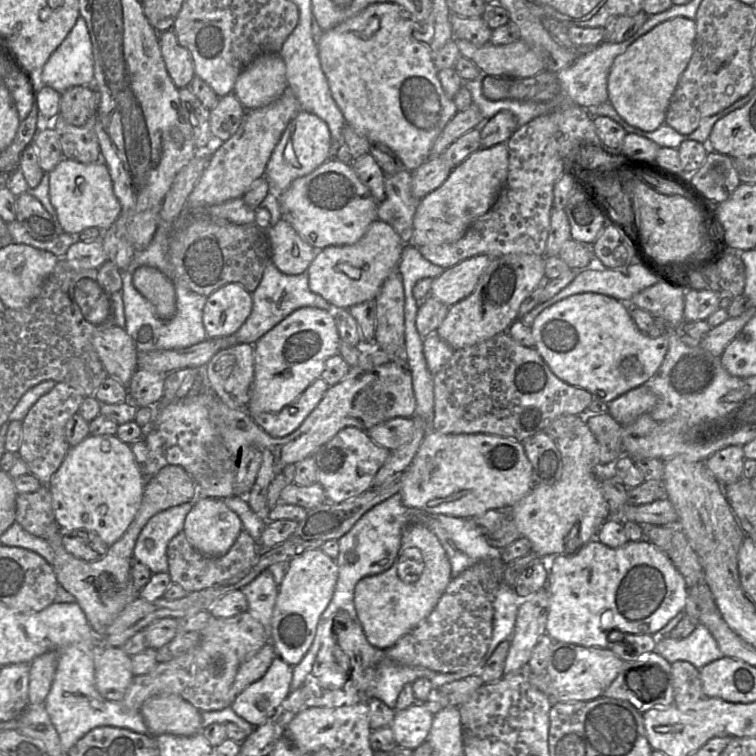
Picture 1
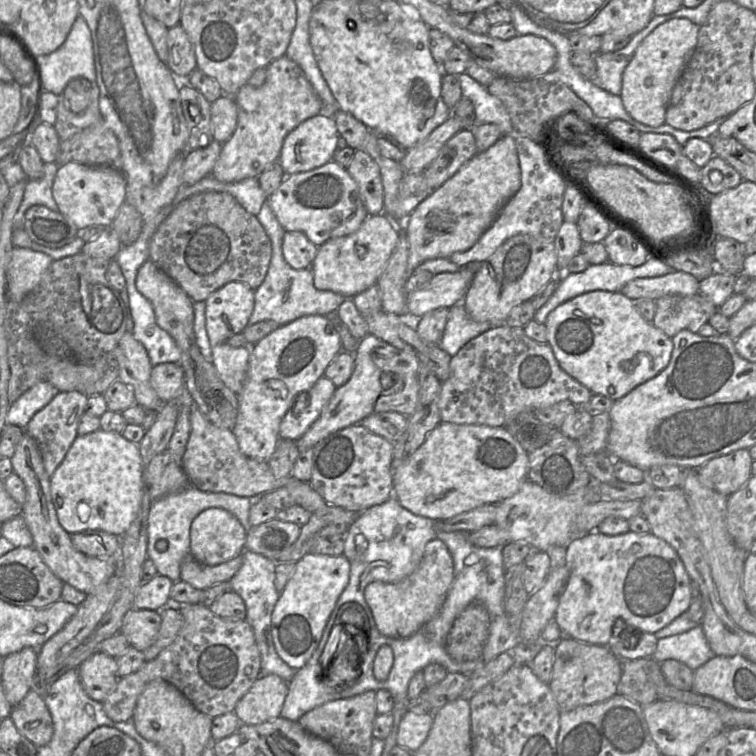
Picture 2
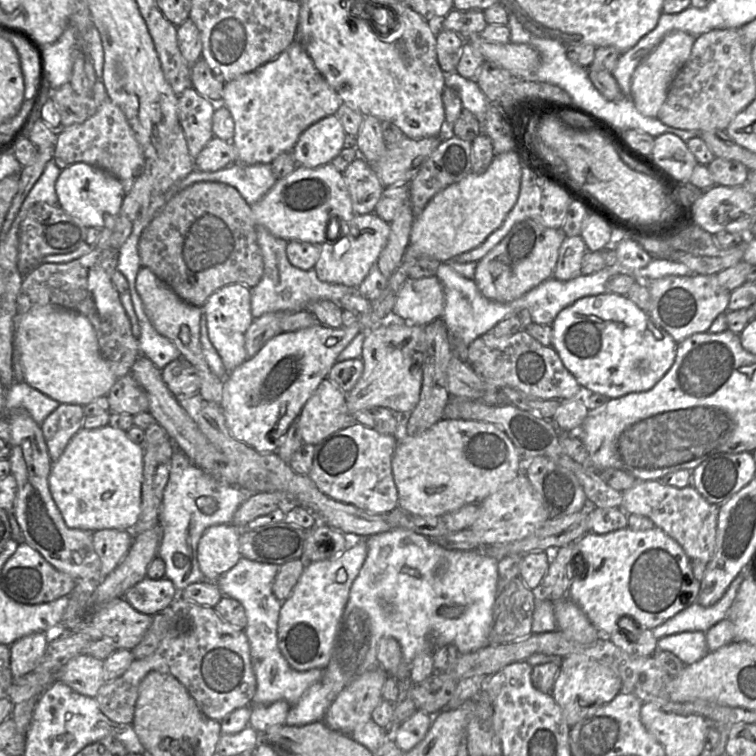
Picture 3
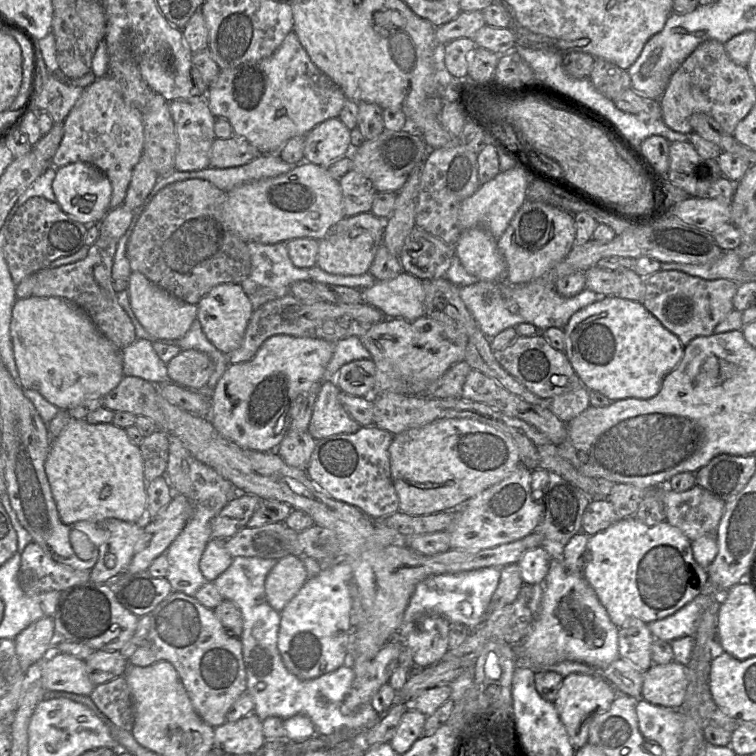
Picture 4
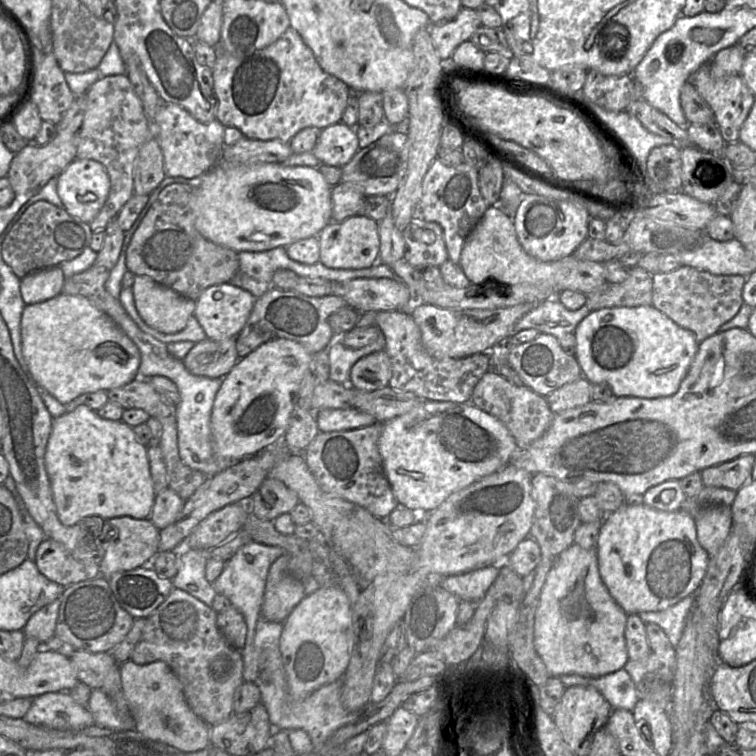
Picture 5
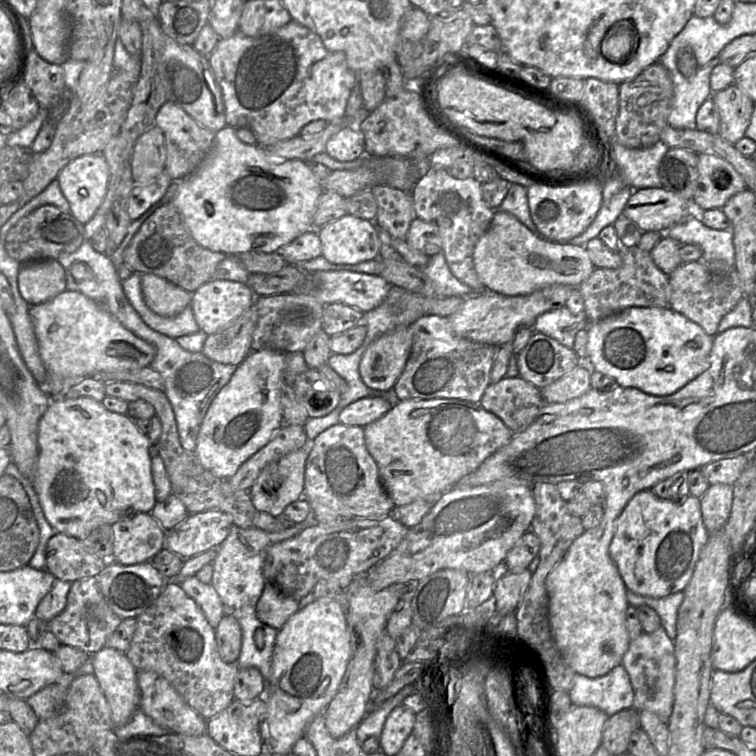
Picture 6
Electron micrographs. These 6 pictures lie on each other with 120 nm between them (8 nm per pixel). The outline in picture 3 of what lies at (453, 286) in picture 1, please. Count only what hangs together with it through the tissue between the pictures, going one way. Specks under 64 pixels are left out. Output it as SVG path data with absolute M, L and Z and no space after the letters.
M437 276L408 278L399 290L393 315L420 326L442 317L445 306L443 285Z

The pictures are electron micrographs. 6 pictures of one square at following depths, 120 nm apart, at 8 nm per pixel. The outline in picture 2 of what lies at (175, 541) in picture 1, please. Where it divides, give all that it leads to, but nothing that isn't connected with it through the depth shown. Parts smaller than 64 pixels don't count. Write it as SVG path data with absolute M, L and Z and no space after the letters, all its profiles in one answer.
M242 554L228 562L208 566L204 565L189 555L181 564L180 580L193 587L206 590L221 582L229 581L241 568Z

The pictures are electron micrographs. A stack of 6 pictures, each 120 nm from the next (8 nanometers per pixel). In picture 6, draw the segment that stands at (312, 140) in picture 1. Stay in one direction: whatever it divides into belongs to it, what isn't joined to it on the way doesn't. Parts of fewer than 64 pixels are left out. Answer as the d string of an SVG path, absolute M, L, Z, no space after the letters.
M344 125L326 144L325 153L340 162L358 160L365 155L364 136L354 125Z

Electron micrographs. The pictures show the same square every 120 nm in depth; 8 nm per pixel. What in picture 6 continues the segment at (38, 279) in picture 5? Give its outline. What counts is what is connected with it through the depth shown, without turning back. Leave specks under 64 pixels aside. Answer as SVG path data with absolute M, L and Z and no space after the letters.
M55 259L23 264L18 274L21 297L32 307L51 301L66 290L66 275Z

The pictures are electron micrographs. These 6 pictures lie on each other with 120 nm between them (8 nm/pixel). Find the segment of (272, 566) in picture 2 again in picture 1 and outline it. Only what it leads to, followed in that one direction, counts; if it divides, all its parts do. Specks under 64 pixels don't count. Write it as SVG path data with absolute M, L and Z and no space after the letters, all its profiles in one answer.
M264 570L241 591L248 602L248 612L270 633L271 619L279 592L273 574Z

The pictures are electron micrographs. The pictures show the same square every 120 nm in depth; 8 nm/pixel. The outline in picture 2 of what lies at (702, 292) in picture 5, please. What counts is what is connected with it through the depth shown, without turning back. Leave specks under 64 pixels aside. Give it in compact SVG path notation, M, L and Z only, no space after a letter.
M699 293L692 296L667 295L655 300L656 314L653 325L668 337L681 330L697 333L720 307Z

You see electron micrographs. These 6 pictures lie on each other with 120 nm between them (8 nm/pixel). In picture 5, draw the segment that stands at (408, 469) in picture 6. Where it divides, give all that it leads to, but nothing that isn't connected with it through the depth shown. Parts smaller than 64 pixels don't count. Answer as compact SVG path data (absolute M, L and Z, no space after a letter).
M425 401L406 414L382 424L378 450L384 473L398 506L418 514L429 514L437 509L452 493L492 475L510 463L518 450L514 437L494 416L469 403Z

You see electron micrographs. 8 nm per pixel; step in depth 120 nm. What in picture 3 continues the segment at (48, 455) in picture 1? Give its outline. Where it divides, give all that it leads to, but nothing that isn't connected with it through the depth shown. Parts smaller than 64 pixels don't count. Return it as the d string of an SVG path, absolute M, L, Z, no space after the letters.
M60 404L40 425L49 456L55 462L71 438L82 428L83 406Z

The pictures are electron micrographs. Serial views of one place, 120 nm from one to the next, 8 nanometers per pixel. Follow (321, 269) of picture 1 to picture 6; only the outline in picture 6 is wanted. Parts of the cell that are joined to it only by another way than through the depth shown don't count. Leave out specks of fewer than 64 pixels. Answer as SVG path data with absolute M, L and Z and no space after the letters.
M346 214L316 231L321 241L321 255L332 264L355 265L379 257L380 240L374 221Z

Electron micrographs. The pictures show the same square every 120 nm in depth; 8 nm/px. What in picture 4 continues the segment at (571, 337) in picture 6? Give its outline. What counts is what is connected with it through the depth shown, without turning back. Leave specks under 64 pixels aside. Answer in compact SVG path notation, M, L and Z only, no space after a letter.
M478 281L472 285L459 287L459 295L480 330L489 339L521 323L532 324L539 332L552 327L564 329L574 313L600 298L587 288L574 297L566 298L561 296L555 287L546 286L544 283L512 285L490 281Z

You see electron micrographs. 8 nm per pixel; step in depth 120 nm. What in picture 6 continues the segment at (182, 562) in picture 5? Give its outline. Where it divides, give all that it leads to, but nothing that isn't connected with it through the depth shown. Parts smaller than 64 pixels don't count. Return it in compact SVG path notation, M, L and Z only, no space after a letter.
M191 576L182 582L180 587L196 602L210 626L216 629L224 616L223 604L211 583L204 584L196 576Z

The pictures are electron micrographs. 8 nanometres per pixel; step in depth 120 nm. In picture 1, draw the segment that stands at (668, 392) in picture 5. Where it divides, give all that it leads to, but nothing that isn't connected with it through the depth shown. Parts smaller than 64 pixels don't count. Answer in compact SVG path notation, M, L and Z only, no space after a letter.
M593 292L568 296L546 308L534 320L531 331L534 348L559 379L583 388L607 403L647 383L657 373L669 348L664 335L651 338L639 330L627 303Z

